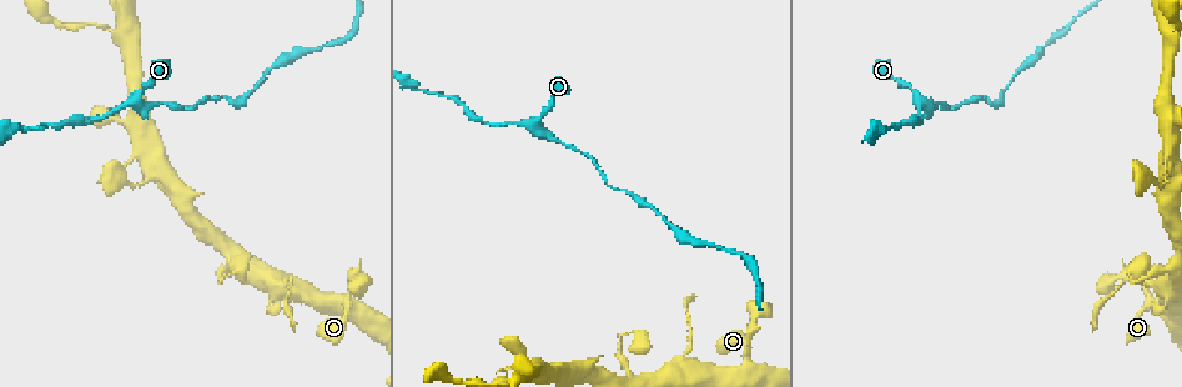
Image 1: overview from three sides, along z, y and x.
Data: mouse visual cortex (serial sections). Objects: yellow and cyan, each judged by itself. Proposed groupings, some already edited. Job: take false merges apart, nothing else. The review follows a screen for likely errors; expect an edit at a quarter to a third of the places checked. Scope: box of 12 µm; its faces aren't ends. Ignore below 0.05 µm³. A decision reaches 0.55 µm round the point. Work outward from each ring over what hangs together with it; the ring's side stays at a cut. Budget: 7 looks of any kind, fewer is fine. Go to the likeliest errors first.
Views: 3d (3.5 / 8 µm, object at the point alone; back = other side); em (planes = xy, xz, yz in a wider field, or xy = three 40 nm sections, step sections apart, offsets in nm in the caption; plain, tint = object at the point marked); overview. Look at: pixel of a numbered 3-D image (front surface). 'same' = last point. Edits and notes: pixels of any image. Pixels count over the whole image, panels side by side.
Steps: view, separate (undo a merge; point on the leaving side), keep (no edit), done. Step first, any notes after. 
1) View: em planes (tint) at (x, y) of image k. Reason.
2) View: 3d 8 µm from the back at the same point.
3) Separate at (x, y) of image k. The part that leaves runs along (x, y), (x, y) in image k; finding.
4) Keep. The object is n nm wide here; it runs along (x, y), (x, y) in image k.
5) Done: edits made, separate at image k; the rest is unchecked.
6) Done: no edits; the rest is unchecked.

View: 3d 3.5 µm from the back at (134, 101) of image 1. Arms part here.

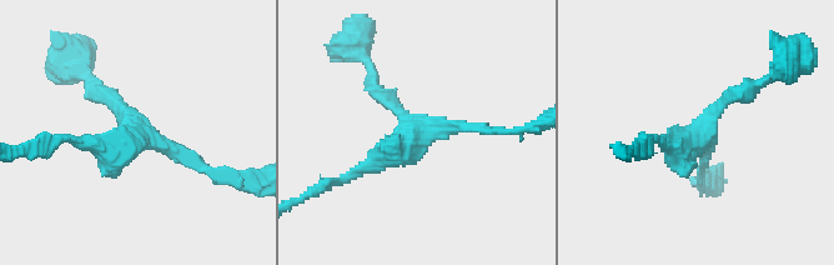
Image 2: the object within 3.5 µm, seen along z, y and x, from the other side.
View: em xy step 5 (tint) at (133, 132) of image 2. 3 arms meet here; the arms are 150, 200, 200 nm wide.

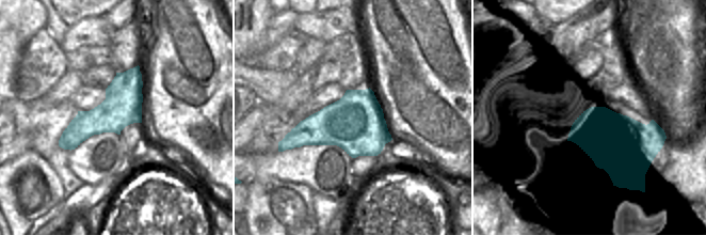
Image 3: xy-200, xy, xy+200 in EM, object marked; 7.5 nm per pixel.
View: em xy step 1 (tint) at the same point. Cut it another way.

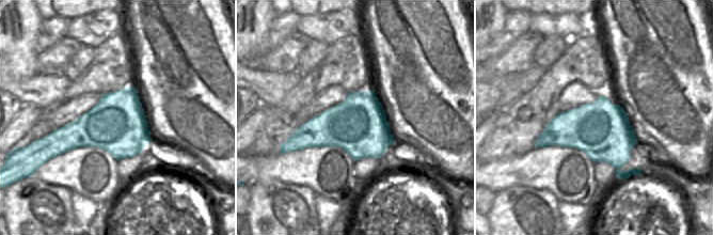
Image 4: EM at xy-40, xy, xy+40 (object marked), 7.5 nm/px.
Keep. It runs along (750, 88), (687, 145), (654, 138) in image 2; one cell here.

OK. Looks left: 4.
View: 3d 3.5 µm at (746, 367) of image 1. Thick turns thin.

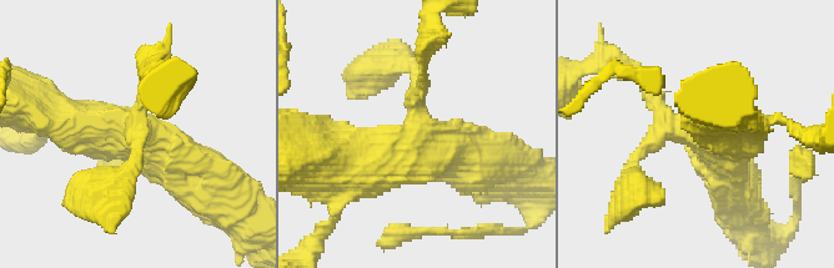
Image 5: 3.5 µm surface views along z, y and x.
View: em planes (tint) at (418, 136) of image 5. 4 arms meet here; the arms are 200, 200, 500, 600 nm wide.

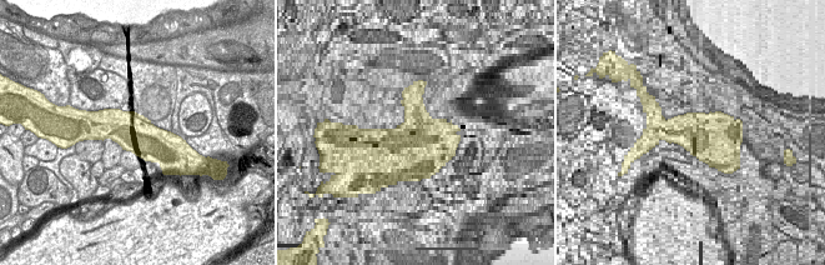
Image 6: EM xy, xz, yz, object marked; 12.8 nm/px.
View: em xy step 5 (tint) at the same point.

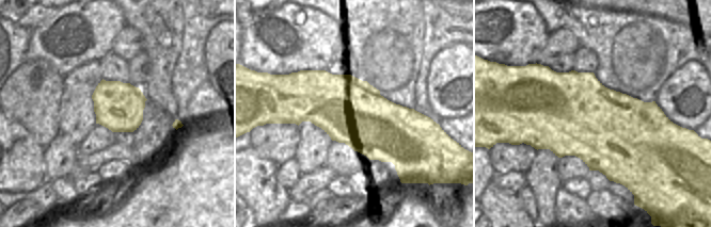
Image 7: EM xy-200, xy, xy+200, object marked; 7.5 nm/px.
Keep. It runs along (410, 65), (417, 136), (395, 158), (341, 158) in image 5; continuous, no second cell.

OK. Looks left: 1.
Done: no edits; the rest is unchecked.

